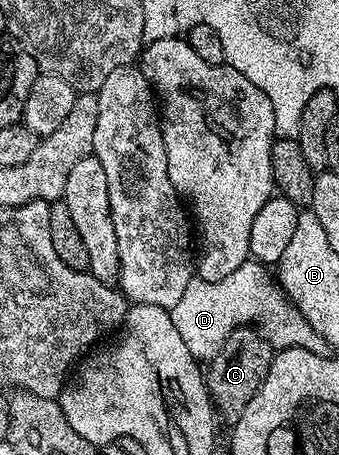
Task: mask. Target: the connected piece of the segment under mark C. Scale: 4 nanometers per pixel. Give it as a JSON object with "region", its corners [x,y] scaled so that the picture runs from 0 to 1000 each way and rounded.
{"region":[[[702,721],[664,747],[652,769],[608,802],[614,866],[625,870],[634,905],[673,930],[690,930],[726,903],[726,886],[749,877],[761,851],[796,815],[808,769],[796,752],[752,721]]]}

